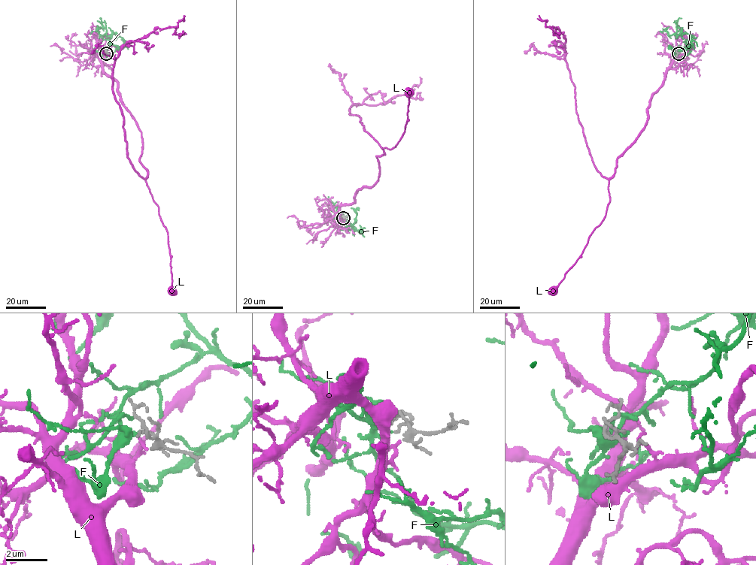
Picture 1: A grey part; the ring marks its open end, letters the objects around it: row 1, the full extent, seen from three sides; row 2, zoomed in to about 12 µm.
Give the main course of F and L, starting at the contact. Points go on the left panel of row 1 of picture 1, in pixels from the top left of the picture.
F: (105, 52), (107, 46), (119, 47), (125, 40), (113, 32), (107, 36), (97, 31), (91, 32)
L: (105, 53), (102, 69), (116, 81), (122, 104), (141, 134), (140, 162), (168, 233), (173, 290)

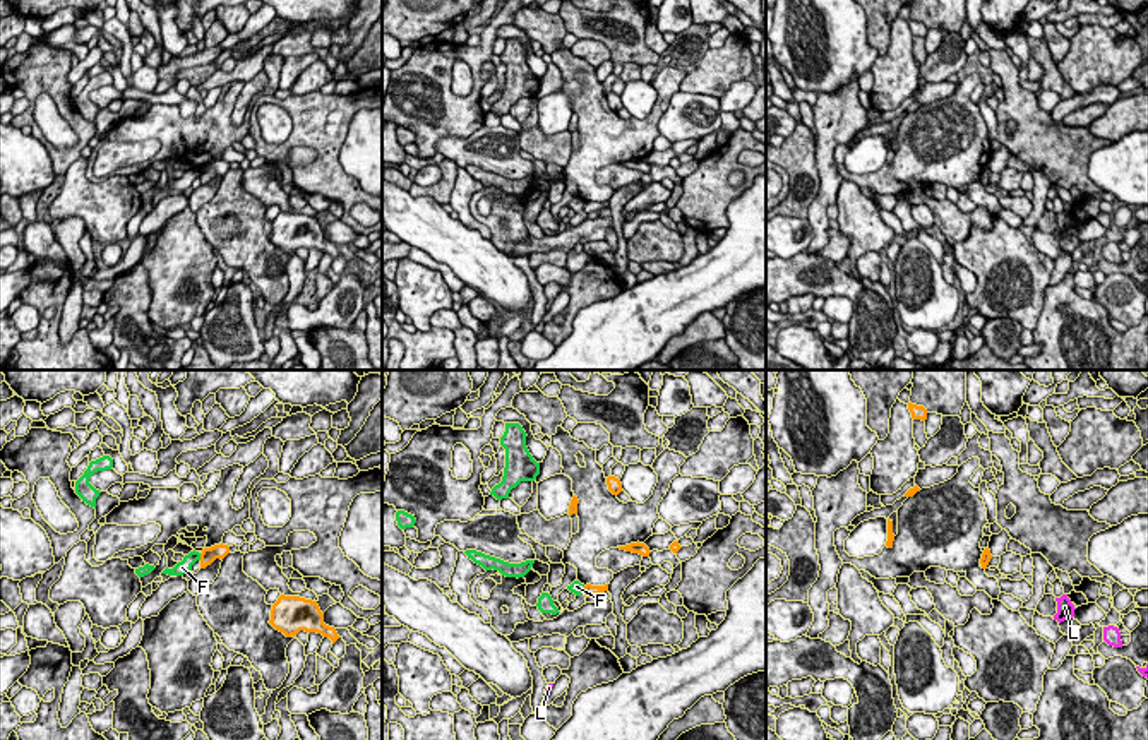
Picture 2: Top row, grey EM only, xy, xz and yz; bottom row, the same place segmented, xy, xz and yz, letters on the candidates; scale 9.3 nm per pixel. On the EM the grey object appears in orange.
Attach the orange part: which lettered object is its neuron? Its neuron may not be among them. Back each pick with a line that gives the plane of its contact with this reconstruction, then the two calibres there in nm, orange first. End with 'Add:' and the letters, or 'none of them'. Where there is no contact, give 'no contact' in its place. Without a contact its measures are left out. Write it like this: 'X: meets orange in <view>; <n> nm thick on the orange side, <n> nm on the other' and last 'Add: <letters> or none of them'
L: no contact
Add: L

